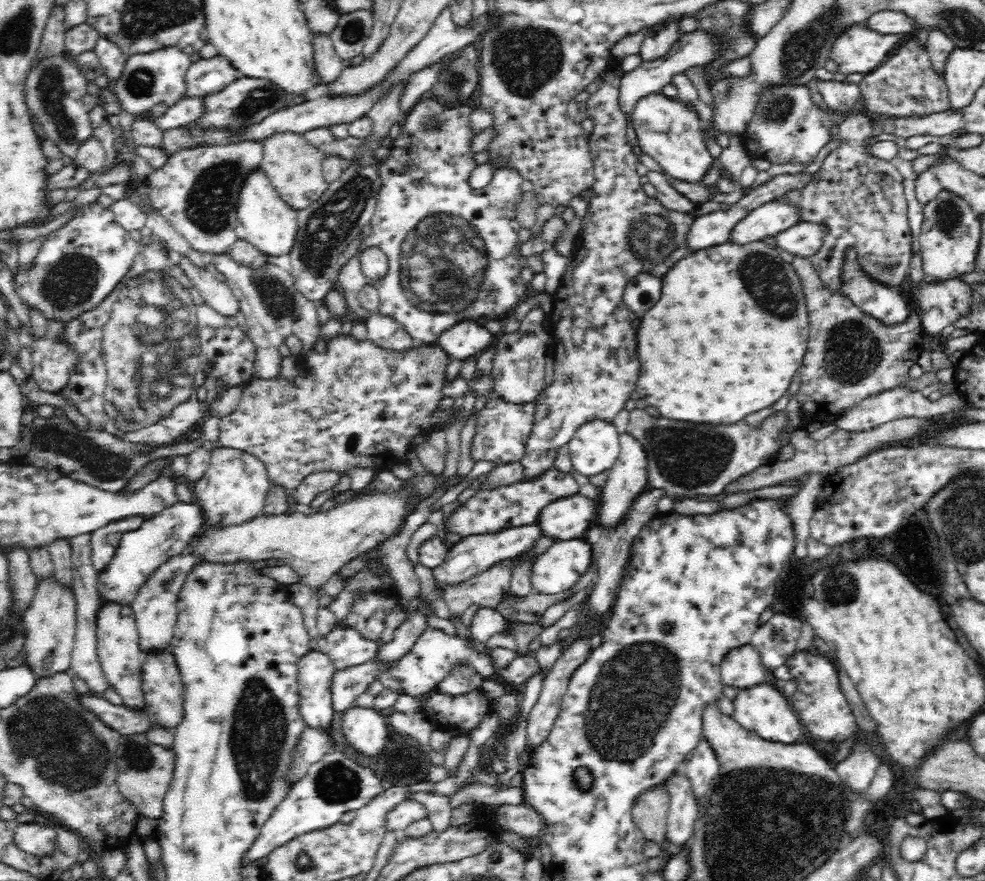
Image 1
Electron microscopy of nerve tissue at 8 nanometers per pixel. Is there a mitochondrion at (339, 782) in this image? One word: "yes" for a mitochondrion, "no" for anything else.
yes

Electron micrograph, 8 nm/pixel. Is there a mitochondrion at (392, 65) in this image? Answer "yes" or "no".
no

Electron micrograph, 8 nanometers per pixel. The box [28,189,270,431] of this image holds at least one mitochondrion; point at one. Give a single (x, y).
(69, 282)

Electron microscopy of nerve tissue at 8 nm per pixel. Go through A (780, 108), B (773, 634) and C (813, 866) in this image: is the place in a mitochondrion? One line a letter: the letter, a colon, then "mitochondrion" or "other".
A: mitochondrion
B: mitochondrion
C: other

